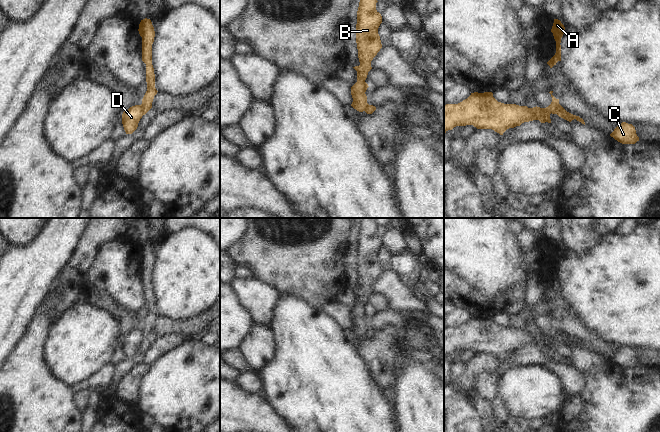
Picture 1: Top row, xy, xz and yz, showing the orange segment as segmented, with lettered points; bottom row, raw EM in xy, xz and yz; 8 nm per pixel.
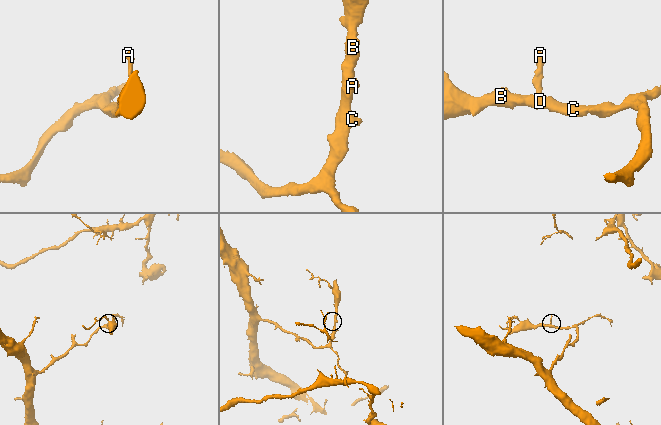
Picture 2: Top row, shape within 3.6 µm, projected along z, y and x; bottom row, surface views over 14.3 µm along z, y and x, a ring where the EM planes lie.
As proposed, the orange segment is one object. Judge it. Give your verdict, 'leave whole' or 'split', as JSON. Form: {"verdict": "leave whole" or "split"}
{"verdict": "split"}

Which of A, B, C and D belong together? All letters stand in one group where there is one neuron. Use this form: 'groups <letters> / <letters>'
groups A / B C D

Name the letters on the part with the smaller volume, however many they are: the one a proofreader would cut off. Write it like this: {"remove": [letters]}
{"remove": ["A"]}

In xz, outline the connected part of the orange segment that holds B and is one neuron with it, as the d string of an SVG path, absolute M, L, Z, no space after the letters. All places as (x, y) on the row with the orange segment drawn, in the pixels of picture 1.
M360 0L357 11L356 43L360 65L353 67L357 71L357 82L351 87L351 106L359 112L363 112L368 105L365 92L369 86L365 80L372 69L371 61L382 48L378 34L382 16L376 10L377 2Z

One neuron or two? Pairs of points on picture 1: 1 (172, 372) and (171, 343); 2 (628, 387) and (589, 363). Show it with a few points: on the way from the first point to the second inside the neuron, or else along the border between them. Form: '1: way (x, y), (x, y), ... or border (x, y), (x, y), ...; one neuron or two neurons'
1: border (185, 340), (162, 354), (152, 363); two neurons
2: way (618, 387), (613, 387), (599, 373); one neuron

